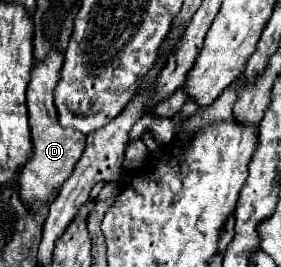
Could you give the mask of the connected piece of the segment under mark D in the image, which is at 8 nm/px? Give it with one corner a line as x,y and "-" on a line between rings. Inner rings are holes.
51,50
41,62
35,64
31,72
31,82
27,88
27,108
29,108
29,126
31,126
31,144
33,144
33,154
29,162
19,172
19,186
21,186
21,198
23,202
37,210
43,206
53,190
59,190
63,182
71,176
77,160
81,158
85,150
85,134
79,130
63,130
57,122
55,106
53,106
53,90
59,82
59,70
63,66
63,52

